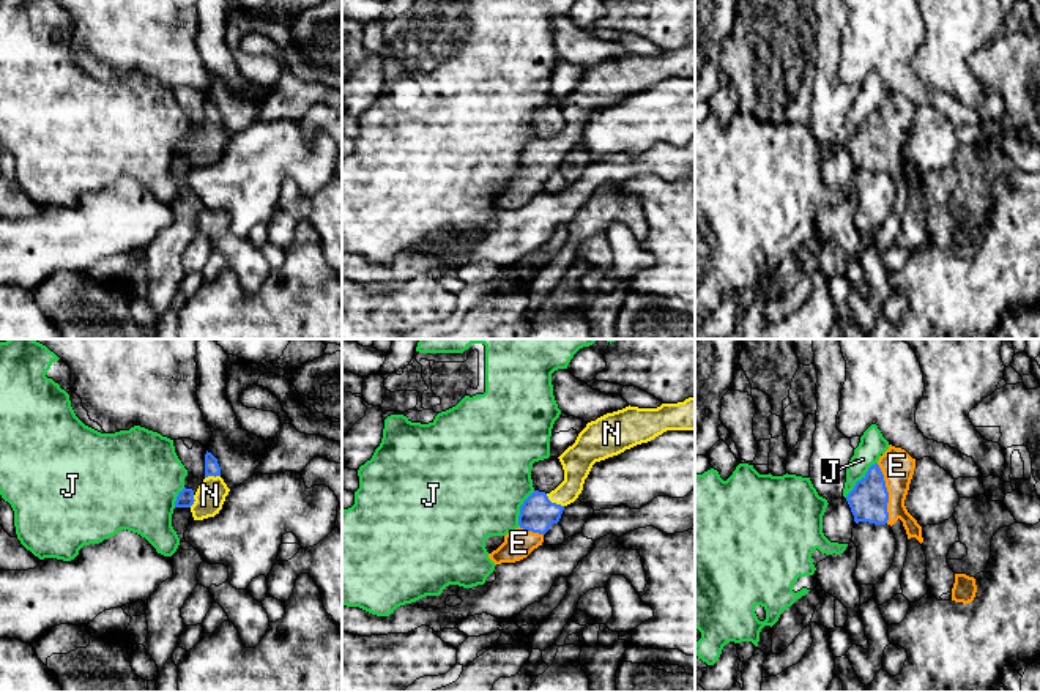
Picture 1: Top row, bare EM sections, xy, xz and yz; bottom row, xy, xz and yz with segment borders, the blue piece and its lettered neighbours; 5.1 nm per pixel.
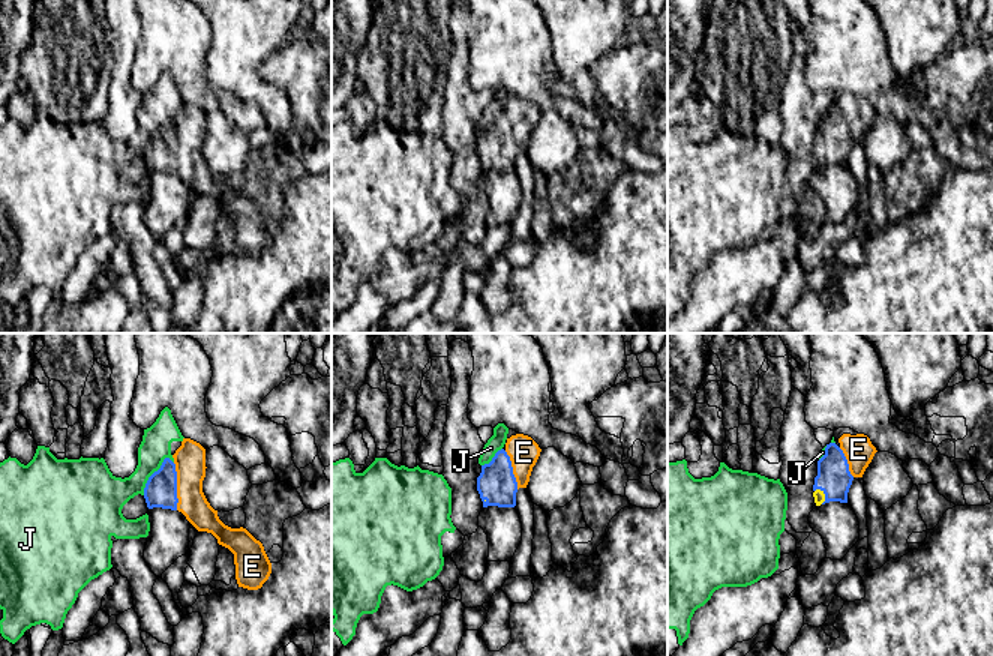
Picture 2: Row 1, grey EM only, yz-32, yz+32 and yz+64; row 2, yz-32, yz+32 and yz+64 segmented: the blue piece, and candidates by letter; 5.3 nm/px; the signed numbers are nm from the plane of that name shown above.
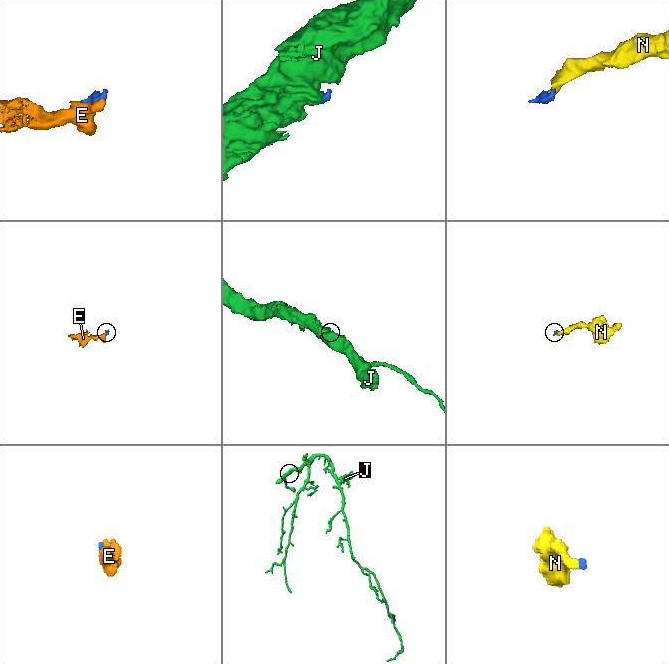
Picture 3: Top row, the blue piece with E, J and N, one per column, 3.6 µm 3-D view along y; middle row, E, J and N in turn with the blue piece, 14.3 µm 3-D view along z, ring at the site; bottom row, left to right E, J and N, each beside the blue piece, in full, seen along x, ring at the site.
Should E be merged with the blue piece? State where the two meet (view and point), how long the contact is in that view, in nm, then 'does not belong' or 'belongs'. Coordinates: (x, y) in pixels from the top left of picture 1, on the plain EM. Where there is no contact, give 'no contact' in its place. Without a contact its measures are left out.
yz (887, 141) | 300 nm | belongs

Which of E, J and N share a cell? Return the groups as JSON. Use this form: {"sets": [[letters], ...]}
{"sets": [["E", "N"], ["J"]]}

